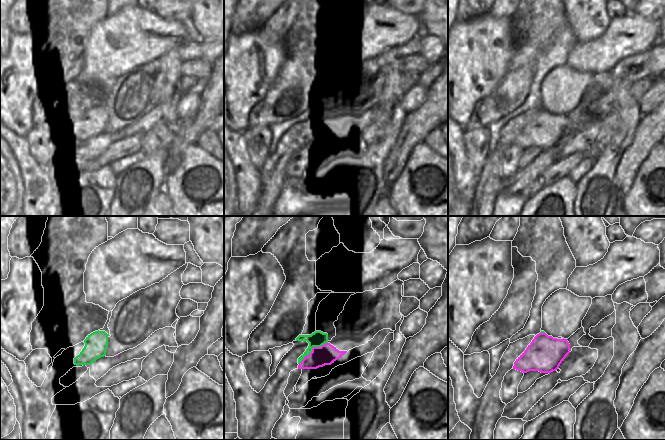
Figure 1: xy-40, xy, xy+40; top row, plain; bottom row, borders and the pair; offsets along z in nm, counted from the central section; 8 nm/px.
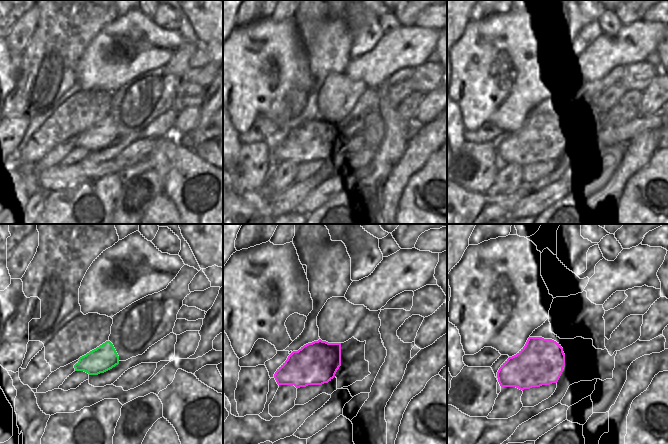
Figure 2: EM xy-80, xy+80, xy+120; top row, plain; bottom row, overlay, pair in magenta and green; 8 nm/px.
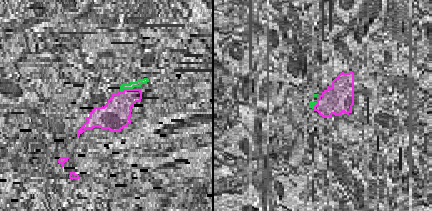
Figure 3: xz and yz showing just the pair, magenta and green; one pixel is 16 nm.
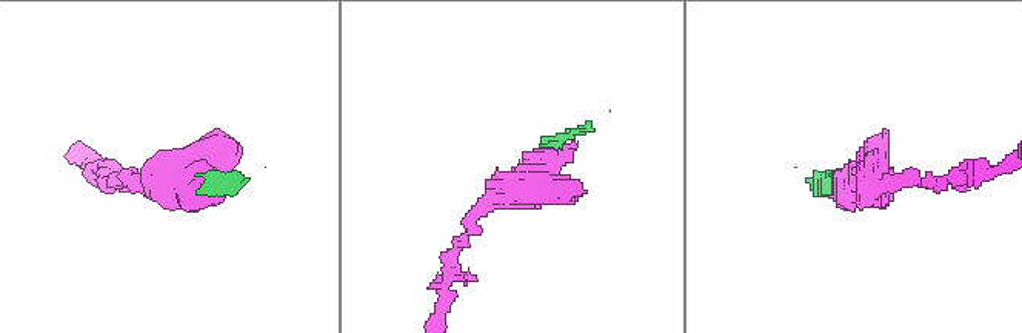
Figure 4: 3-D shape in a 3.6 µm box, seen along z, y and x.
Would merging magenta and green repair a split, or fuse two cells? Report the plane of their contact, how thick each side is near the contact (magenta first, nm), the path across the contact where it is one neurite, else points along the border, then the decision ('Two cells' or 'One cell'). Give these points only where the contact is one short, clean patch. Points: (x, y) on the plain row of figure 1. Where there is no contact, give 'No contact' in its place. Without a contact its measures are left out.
Touches magenta in xy. Thickness 160 nm (magenta) against 120 nm. Path across: xy (326, 130), (318, 129), (312, 125), (317, 119), (317, 115). One cell.

